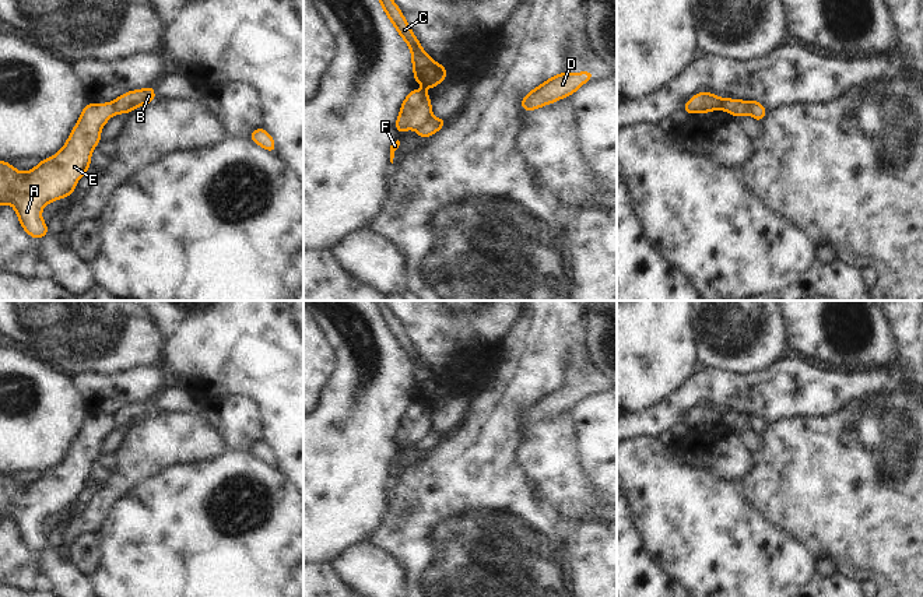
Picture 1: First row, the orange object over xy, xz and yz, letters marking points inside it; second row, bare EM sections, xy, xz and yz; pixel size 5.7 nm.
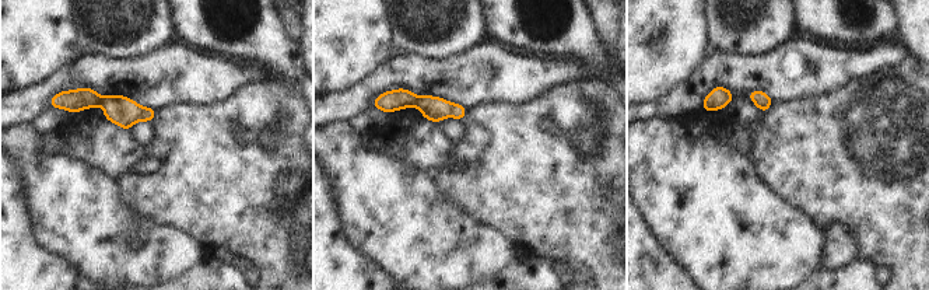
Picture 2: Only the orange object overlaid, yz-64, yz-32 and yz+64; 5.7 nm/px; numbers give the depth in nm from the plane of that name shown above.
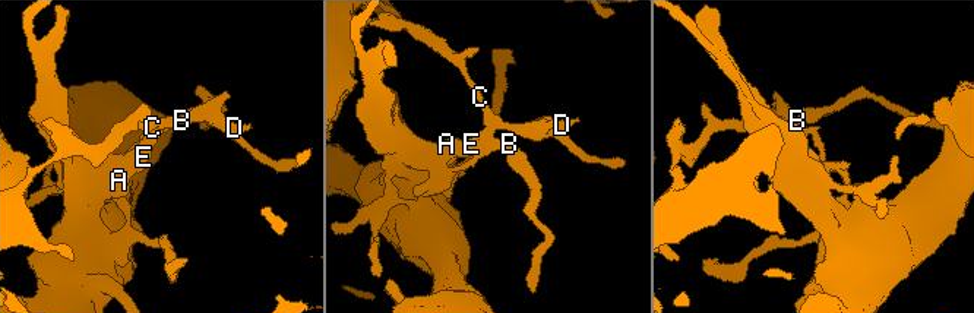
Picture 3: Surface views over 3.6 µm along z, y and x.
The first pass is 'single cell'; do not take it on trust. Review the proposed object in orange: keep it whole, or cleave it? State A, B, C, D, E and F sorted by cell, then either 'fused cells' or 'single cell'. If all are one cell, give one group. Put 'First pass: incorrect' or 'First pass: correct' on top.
First pass: incorrect
groups A E / B C D F; fused cells

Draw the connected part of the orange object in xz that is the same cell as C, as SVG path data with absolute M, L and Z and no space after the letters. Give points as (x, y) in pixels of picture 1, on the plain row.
M373 301L385 326L387 327L392 337L396 340L397 345L411 361L411 373L414 380L413 394L420 394L425 403L436 400L442 396L448 386L441 376L435 376L429 368L427 368L420 358L418 352L414 350L411 341L408 340L404 329L401 327L397 317L389 310L385 301Z

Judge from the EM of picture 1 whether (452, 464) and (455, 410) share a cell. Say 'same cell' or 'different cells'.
different cells

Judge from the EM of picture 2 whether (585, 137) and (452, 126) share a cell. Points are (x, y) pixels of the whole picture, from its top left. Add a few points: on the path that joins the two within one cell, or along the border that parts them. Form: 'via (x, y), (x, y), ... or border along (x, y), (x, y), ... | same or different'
border along (462, 119), (463, 135), (454, 143) | different

